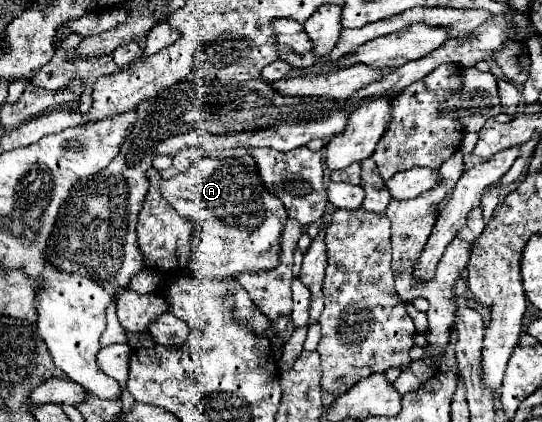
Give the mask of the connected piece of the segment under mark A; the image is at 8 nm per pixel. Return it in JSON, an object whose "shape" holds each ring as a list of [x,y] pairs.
{"shape":[[[244,153],[242,157],[226,157],[226,159],[212,159],[204,157],[202,161],[194,163],[188,173],[174,175],[172,179],[162,181],[160,187],[162,197],[182,215],[190,217],[198,227],[192,237],[194,245],[194,259],[190,261],[192,271],[200,277],[234,277],[234,273],[254,273],[254,271],[270,271],[278,265],[280,259],[280,241],[282,241],[282,227],[286,225],[286,207],[278,197],[272,197],[258,173],[254,159]]]}

